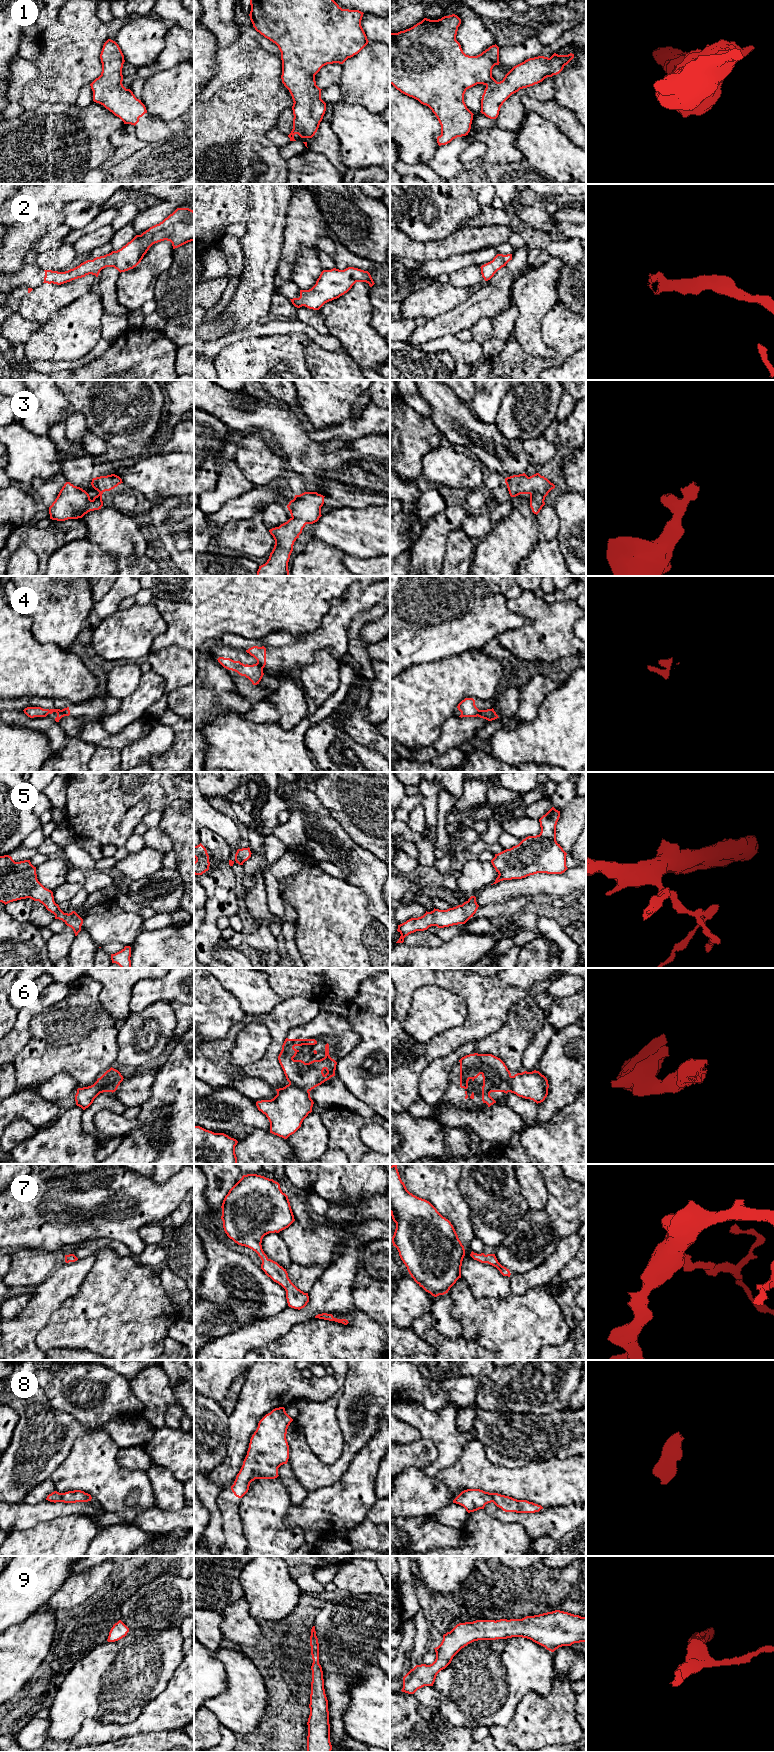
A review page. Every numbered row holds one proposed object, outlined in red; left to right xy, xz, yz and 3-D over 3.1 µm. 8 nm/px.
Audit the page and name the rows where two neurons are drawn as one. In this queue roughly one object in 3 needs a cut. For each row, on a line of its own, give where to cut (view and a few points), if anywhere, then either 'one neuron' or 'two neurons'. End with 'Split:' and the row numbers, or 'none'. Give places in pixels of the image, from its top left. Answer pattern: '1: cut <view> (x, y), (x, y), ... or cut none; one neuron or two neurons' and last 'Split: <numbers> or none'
1: cut none; one neuron
2: cut none; one neuron
3: cut none; one neuron
4: cut xz (257, 662), (263, 667); two neurons
5: cut none; one neuron
6: cut none; one neuron
7: cut none; one neuron
8: cut none; one neuron
9: cut none; one neuron
Split: 4

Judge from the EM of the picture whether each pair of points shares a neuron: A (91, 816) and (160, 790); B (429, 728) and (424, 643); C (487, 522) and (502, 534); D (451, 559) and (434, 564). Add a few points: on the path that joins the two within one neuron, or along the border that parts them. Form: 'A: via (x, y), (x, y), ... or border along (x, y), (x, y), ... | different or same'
A: via (108, 799), (111, 796), (135, 796), (143, 790) | same
B: border along (448, 656), (434, 661), (414, 664), (403, 671) | different
C: border along (510, 510), (489, 533), (479, 540) | different
D: border along (448, 539), (442, 565) | different

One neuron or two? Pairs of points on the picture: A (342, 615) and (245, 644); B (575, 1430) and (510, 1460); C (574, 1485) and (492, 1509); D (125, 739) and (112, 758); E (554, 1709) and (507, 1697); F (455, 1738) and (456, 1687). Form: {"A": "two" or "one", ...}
{"A": "one", "B": "one", "C": "two", "D": "two", "E": "two", "F": "two"}

